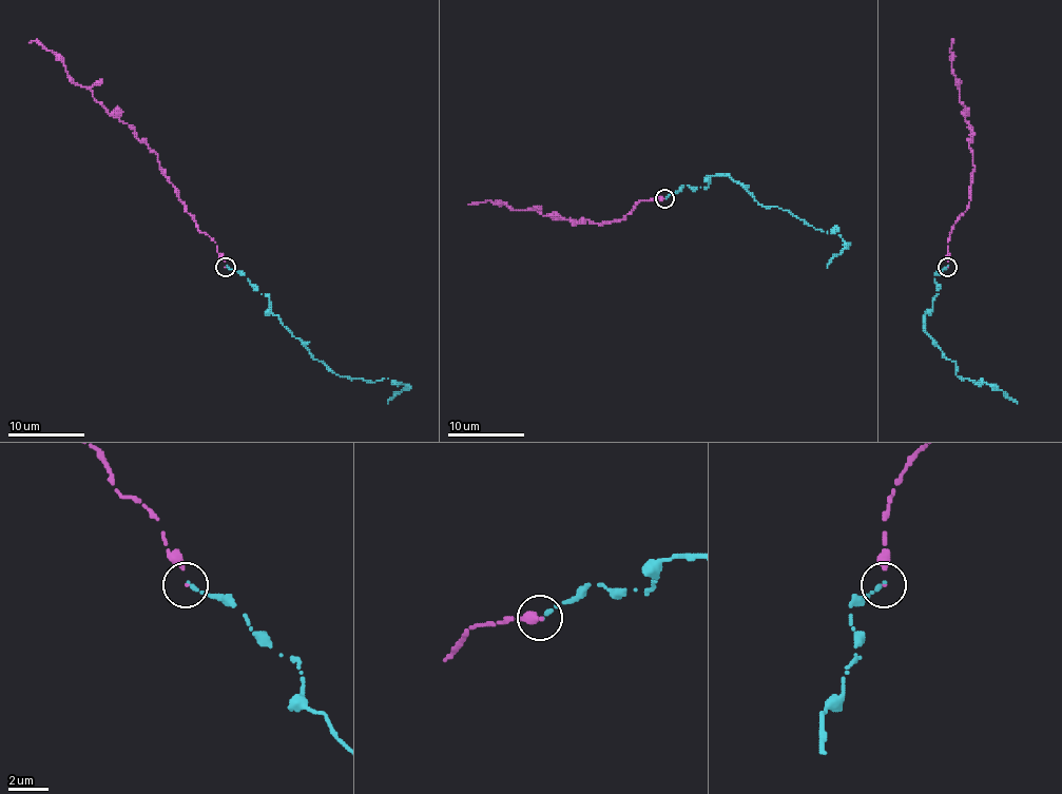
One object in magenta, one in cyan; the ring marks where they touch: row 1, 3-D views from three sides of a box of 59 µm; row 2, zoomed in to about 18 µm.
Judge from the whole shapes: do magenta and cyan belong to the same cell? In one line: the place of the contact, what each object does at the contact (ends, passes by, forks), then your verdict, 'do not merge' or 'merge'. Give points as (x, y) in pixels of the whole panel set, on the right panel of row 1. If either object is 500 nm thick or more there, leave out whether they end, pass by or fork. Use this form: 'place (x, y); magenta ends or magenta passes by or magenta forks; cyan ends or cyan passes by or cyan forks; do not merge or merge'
place (947, 267); magenta ends; cyan ends; merge

